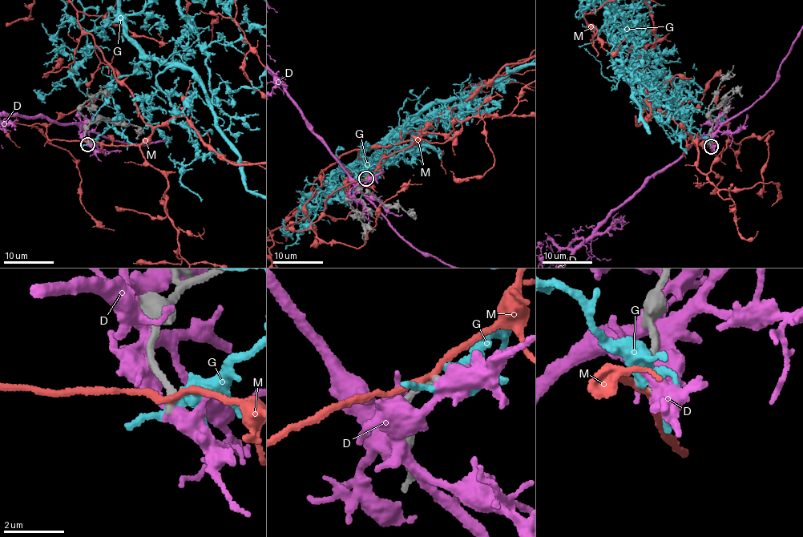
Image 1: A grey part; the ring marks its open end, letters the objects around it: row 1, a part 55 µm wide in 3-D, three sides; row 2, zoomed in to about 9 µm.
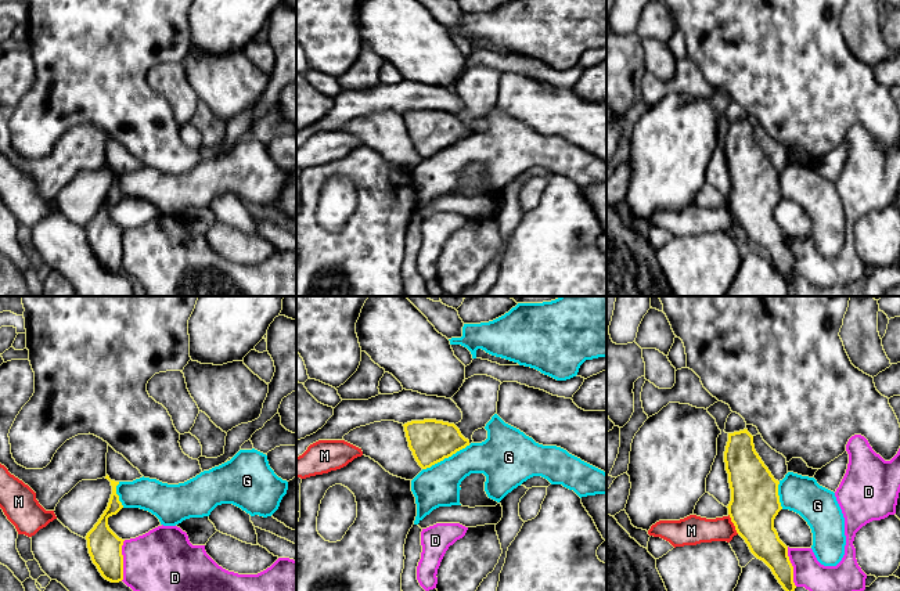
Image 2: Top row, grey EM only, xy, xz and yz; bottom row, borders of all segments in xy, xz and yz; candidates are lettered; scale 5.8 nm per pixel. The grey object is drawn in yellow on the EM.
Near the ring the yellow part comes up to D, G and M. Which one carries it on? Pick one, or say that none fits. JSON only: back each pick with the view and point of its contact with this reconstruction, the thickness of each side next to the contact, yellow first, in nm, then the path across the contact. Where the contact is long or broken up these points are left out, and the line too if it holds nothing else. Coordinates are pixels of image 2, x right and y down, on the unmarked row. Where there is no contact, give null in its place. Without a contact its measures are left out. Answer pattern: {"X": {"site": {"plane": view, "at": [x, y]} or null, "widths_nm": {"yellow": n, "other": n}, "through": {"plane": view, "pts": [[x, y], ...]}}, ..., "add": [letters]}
{"add": []}

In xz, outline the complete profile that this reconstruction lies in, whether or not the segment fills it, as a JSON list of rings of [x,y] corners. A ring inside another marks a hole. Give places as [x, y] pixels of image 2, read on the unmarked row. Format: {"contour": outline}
{"contour": [[[424,109],[411,111],[403,115],[408,137],[422,159],[451,147],[469,136],[454,113]]]}

